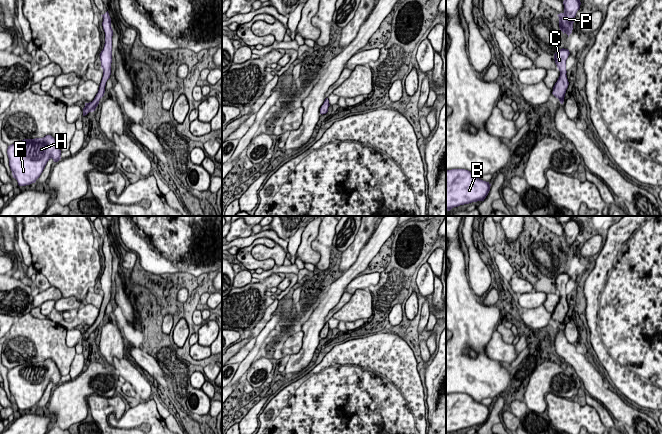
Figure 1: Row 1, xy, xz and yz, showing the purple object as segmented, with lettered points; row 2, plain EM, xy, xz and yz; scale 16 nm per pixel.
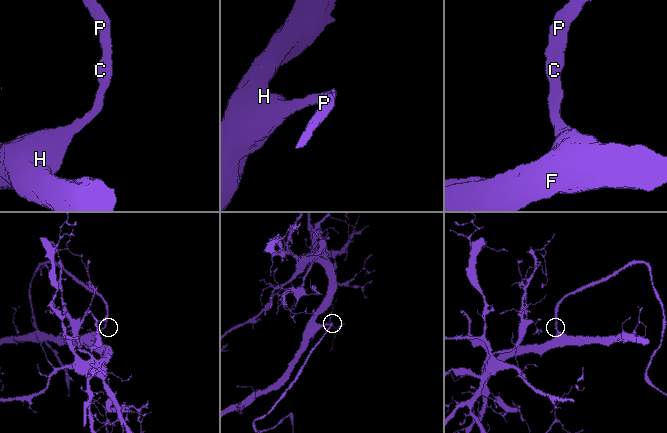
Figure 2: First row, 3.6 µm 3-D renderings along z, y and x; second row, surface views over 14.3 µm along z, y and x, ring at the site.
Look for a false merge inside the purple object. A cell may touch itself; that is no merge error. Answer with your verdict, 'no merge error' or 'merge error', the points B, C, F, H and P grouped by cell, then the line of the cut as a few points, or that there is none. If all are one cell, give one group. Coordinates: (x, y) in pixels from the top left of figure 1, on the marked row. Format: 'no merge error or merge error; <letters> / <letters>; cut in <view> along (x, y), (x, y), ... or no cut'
no merge error; B C F H P; no cut

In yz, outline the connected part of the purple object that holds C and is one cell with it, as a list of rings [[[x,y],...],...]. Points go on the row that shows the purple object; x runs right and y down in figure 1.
[[[559,49],[555,54],[554,54],[554,60],[557,65],[557,68],[560,71],[560,76],[555,83],[553,87],[553,92],[552,94],[559,99],[560,103],[563,104],[564,102],[564,97],[566,90],[568,88],[569,82],[567,79],[567,71],[566,71],[566,60],[569,56],[570,52],[568,49]]]

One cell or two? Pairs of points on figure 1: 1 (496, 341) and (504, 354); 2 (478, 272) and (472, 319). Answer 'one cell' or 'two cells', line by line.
1: one cell
2: two cells

